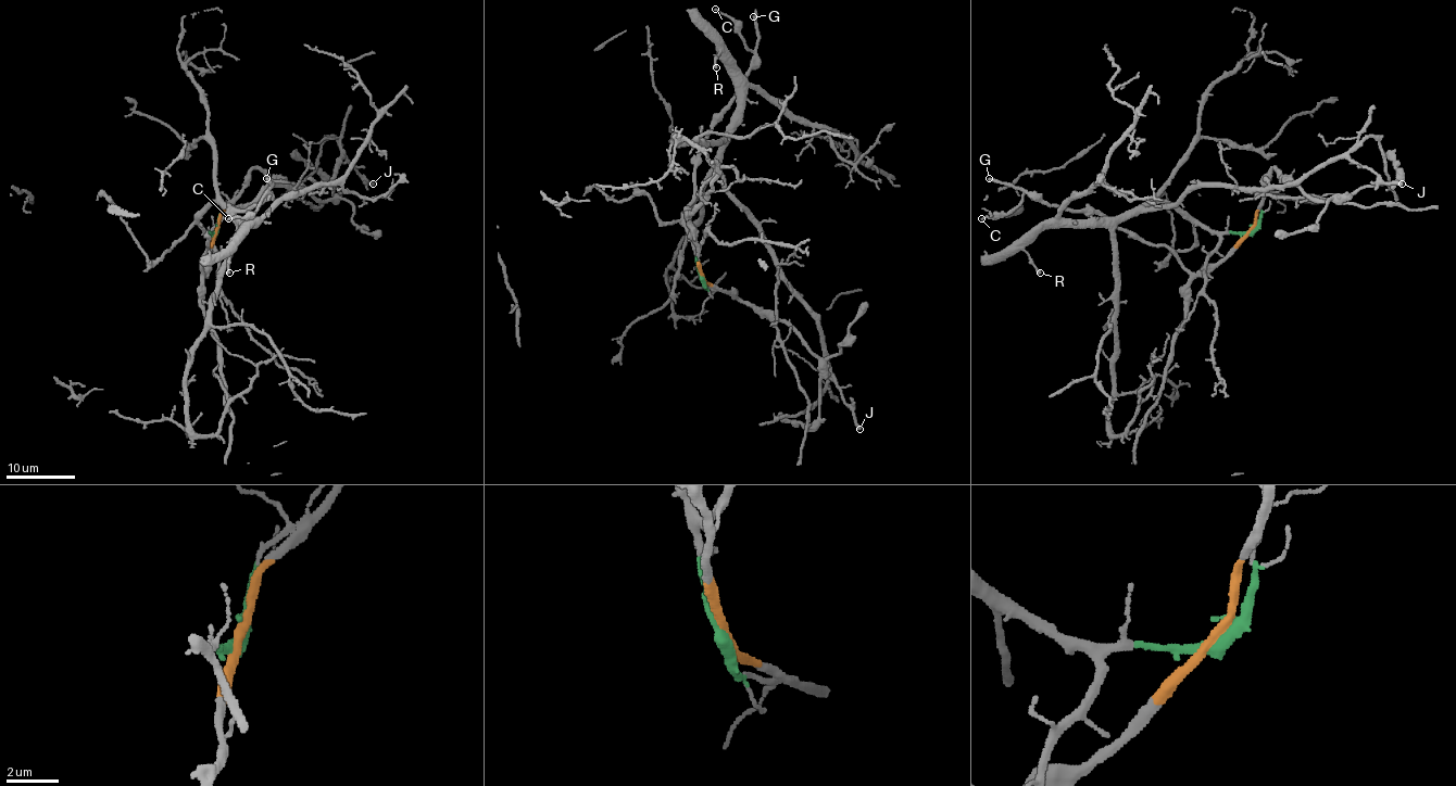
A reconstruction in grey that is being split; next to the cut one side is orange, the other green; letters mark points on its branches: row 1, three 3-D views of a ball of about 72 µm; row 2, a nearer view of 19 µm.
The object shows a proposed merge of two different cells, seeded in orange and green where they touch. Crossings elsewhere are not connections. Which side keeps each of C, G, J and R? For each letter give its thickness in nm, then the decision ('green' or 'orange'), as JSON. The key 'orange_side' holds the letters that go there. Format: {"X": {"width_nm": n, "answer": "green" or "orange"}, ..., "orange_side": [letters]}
{"C": {"width_nm": 130, "answer": "orange"}, "G": {"width_nm": 280, "answer": "orange"}, "J": {"width_nm": 320, "answer": "green"}, "R": {"width_nm": 200, "answer": "green"}, "orange_side": ["C", "G"]}

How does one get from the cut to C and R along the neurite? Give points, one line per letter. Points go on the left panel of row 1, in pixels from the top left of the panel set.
C: (216, 229), (203, 273), (200, 260), (208, 237), (228, 212), (247, 211), (268, 193), (251, 214), (228, 219)
R: (216, 229), (209, 233), (199, 223), (214, 202), (251, 225), (234, 246), (229, 273)

